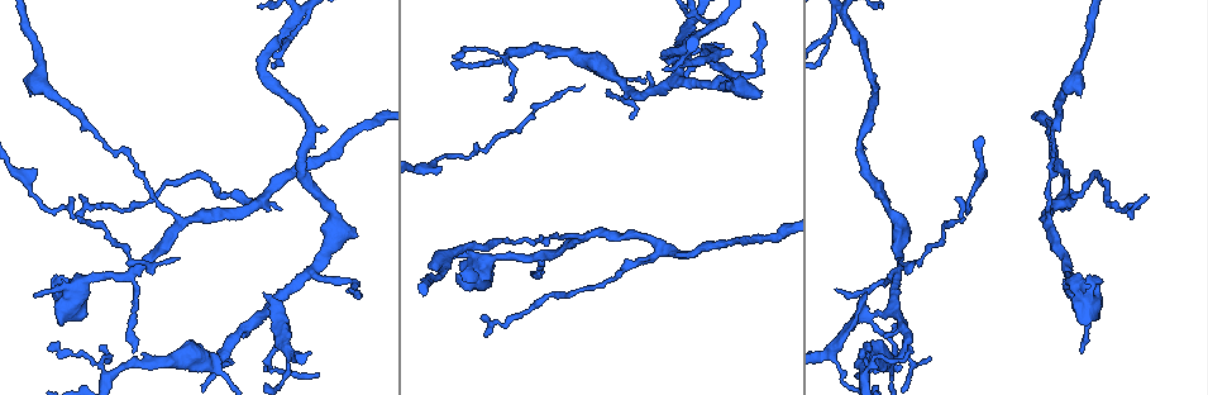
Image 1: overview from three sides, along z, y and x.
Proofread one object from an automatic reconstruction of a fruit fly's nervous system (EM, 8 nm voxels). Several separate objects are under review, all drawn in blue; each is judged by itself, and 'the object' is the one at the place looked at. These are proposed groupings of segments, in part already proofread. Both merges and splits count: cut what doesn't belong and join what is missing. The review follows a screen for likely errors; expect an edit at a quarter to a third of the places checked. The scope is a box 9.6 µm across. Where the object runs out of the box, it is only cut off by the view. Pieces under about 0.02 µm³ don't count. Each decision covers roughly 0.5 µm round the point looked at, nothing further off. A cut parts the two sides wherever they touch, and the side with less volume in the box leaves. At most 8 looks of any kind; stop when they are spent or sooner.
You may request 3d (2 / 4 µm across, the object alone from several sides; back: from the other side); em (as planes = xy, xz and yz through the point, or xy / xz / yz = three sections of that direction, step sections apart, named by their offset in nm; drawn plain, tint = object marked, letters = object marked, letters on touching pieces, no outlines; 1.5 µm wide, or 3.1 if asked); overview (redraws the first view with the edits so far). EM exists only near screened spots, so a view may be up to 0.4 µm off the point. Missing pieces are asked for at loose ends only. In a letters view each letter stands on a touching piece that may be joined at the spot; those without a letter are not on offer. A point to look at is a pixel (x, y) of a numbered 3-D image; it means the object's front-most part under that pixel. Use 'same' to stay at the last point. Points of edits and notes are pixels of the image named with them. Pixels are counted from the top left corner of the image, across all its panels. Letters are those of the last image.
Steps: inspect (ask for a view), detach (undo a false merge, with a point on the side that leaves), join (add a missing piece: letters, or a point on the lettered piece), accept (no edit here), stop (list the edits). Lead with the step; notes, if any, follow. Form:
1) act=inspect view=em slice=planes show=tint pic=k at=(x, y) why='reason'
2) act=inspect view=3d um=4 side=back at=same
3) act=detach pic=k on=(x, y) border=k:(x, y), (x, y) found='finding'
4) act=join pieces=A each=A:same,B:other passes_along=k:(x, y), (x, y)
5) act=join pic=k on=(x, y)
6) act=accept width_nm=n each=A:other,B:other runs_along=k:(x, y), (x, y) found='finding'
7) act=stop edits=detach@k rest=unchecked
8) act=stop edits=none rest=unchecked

act=inspect view=3d um=4 pic=1 at=(585, 237)

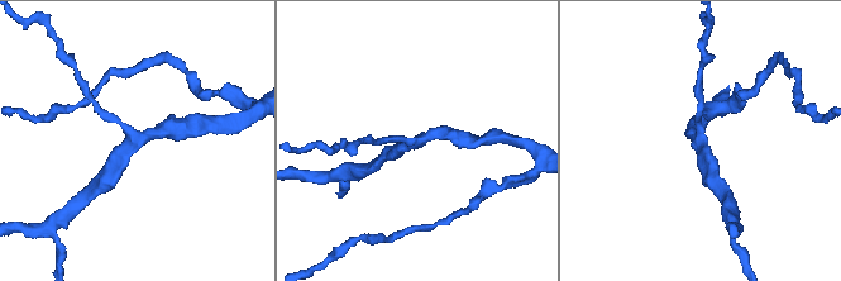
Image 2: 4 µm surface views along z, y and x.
act=inspect view=em slice=yz step=4 show=tint pic=2 at=(134, 136) arms=3 why='need the tissue'

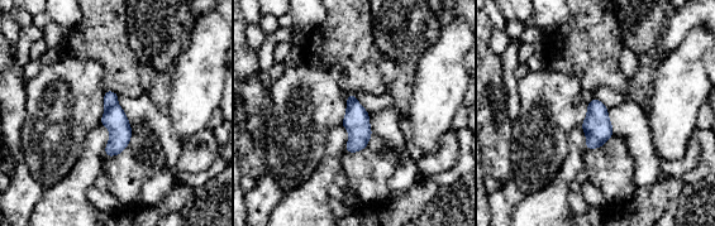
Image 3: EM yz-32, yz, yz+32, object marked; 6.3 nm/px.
act=inspect view=em slice=xy step=8 show=letters at=same why='cut it another way'

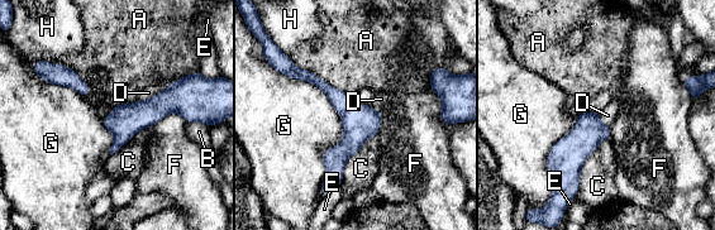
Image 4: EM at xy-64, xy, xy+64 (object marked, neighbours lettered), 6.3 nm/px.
act=detach pic=4 on=(341, 101) width_nm=200 each=A:other,B:other,C:other,D:other,E:other,F:other,G:other,H:other part_leaving=4:(294, 72), (349, 100) found='a second cell is stuck on'

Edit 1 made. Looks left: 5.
act=inspect view=3d um=2 pic=1 at=(1067, 208) why='free end'

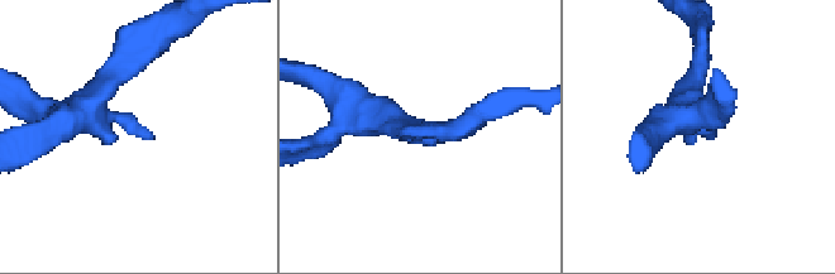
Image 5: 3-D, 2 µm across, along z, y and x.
act=inspect view=em slice=planes show=letters pic=5 at=(711, 137) why='shape alone is not enough'

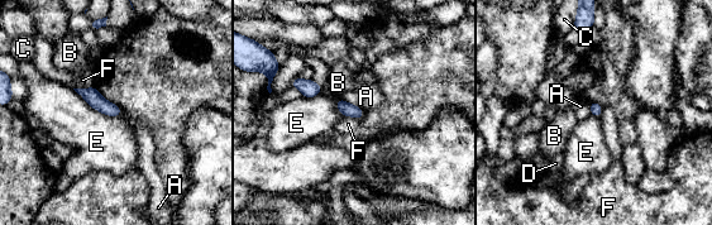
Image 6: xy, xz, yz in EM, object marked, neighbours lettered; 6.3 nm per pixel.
act=accept each=A:other,B:other,C:other,D:other,E:other,F:other runs_along=6:(81, 91), (116, 113) found='no lettered piece goes on from it'

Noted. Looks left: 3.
act=inspect view=overview

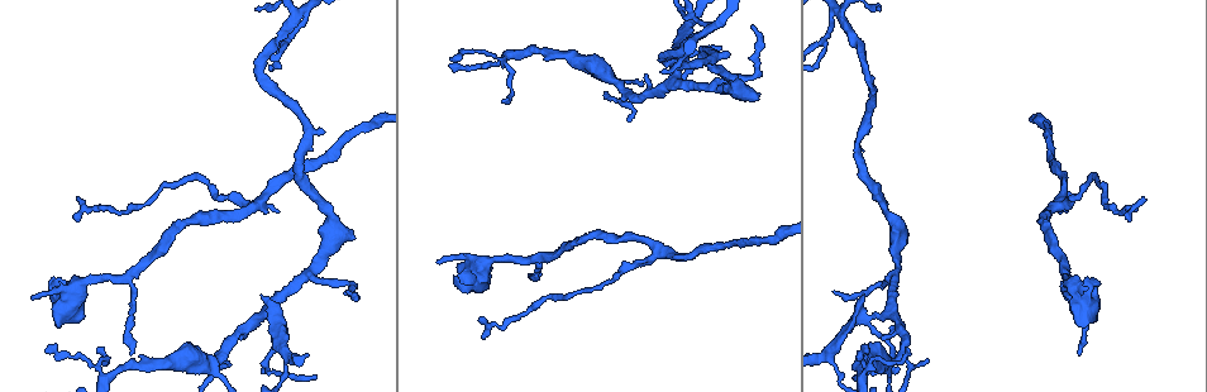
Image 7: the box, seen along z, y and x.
act=inspect view=em slice=planes show=letters pic=7 at=(32, 297)

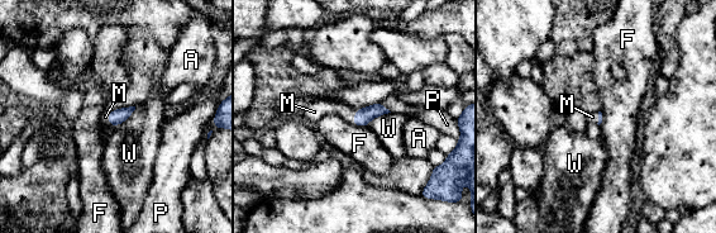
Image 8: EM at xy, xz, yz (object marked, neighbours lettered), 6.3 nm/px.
act=join pieces=M longest_contact=W:180nm each=A:other,F:other,M:same,P:other,W:other found='it goes on there'

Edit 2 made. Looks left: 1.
act=stop edits=detach@4,join@8 rest=unchecked

